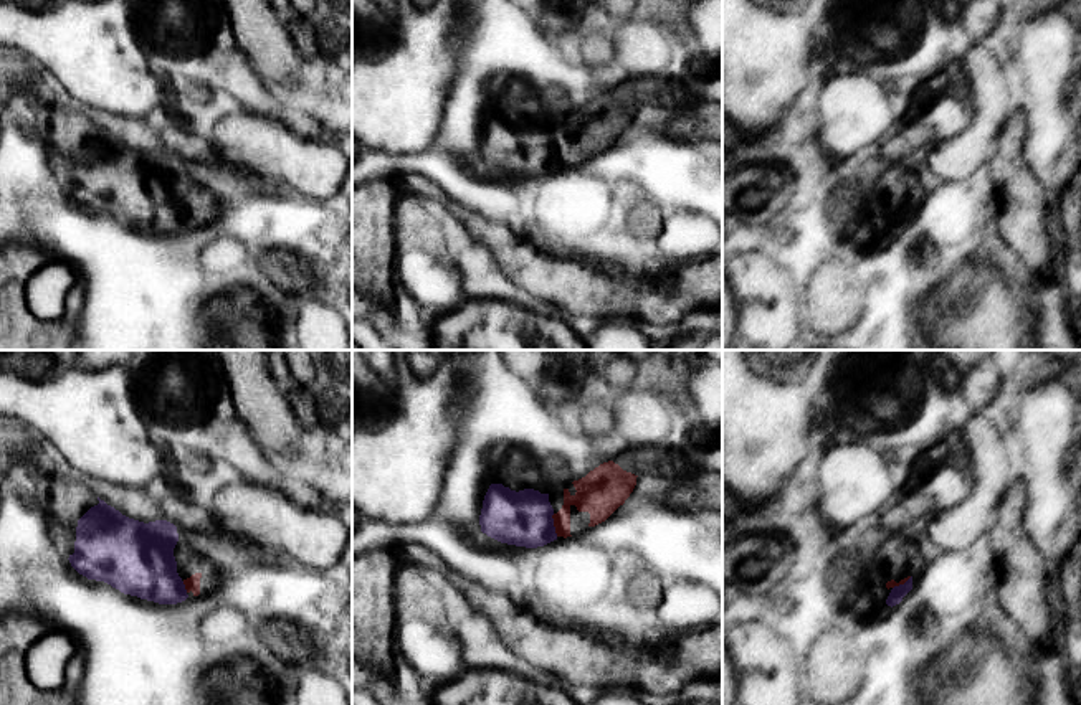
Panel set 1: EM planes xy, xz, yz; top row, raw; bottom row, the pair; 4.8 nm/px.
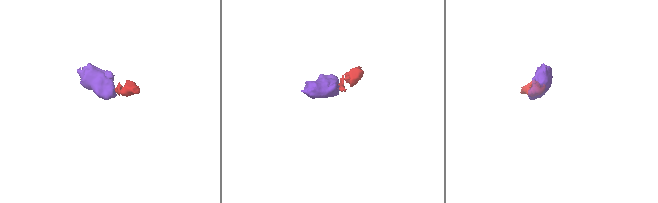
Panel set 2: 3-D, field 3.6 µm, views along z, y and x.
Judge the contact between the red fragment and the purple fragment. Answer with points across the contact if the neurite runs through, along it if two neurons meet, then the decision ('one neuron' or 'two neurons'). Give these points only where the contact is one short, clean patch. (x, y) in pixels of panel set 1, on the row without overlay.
runs through xz (594, 124), (572, 131), (554, 156), (536, 156), (524, 149); one neuron

